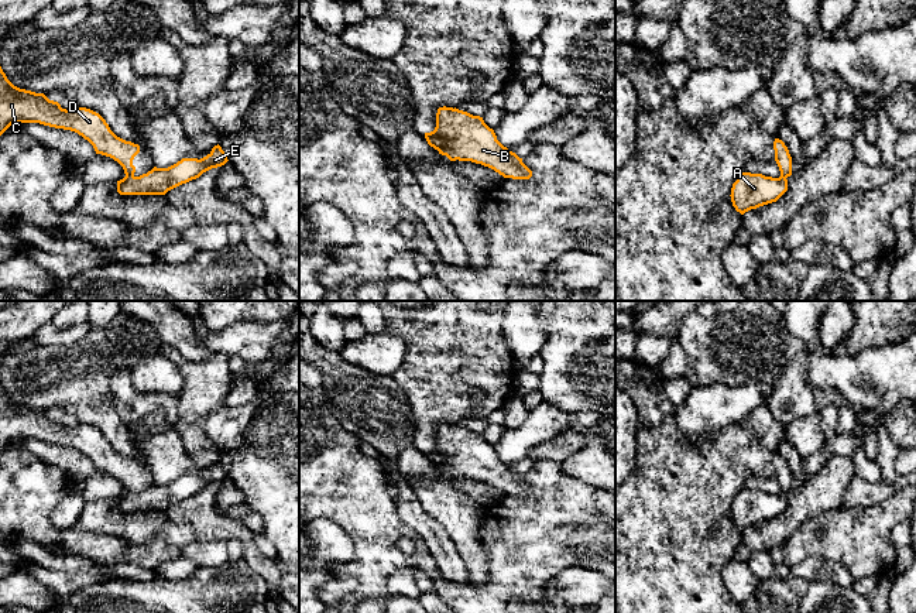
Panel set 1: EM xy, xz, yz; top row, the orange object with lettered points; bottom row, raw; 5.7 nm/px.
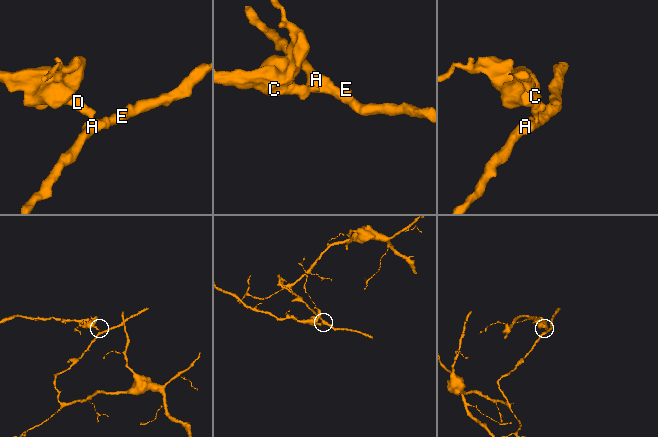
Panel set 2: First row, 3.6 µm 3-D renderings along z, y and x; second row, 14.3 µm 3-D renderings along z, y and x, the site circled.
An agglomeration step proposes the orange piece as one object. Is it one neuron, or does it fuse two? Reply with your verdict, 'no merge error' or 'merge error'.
merge error

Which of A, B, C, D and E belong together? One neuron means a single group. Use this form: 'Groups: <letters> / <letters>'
Groups: A B E / C D

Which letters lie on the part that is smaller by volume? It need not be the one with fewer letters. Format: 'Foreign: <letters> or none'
Foreign: C, D

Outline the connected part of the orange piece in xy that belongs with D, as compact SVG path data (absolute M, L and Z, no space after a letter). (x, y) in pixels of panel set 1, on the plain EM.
M0 383L0 452L17 439L75 448L93 462L96 470L113 475L123 483L126 493L134 493L133 476L140 469L138 460L117 453L106 436L90 425L66 427L44 410L14 403Z

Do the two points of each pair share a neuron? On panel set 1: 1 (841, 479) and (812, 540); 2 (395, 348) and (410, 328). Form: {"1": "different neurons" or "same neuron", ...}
{"1": "different neurons", "2": "different neurons"}

